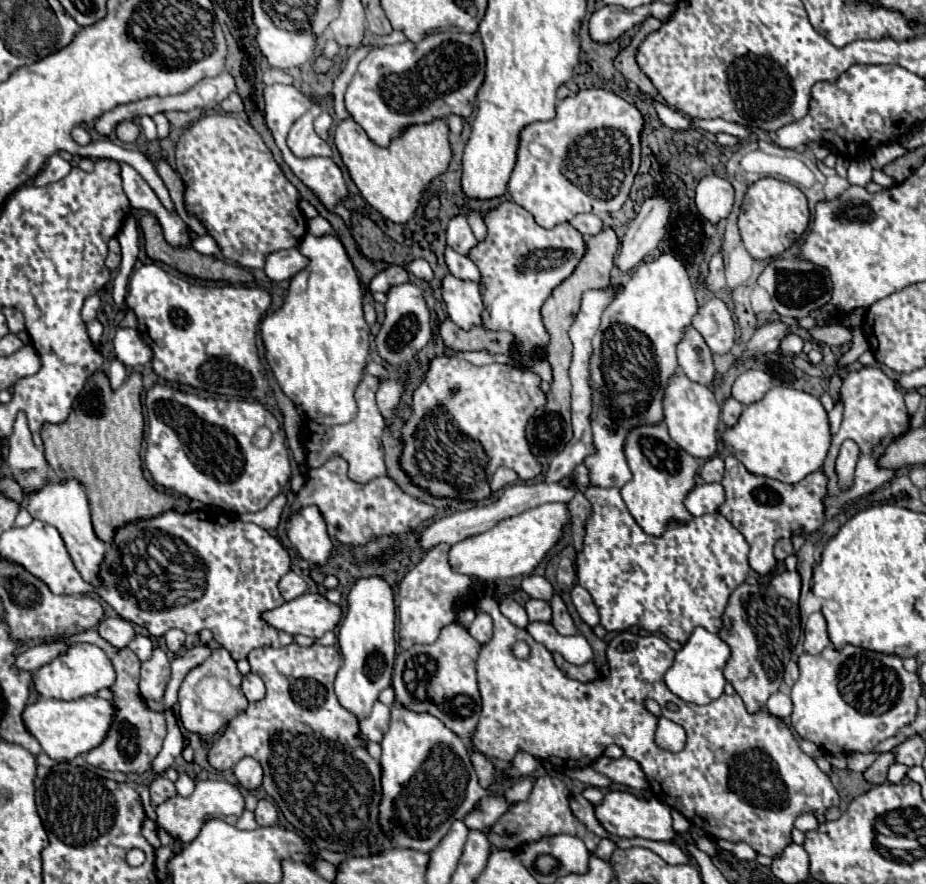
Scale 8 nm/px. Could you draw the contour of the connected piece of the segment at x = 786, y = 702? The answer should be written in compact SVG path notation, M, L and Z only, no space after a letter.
M778 690L774 696L770 696L770 700L766 702L766 708L770 714L774 714L778 718L786 718L792 714L792 700L788 694Z

